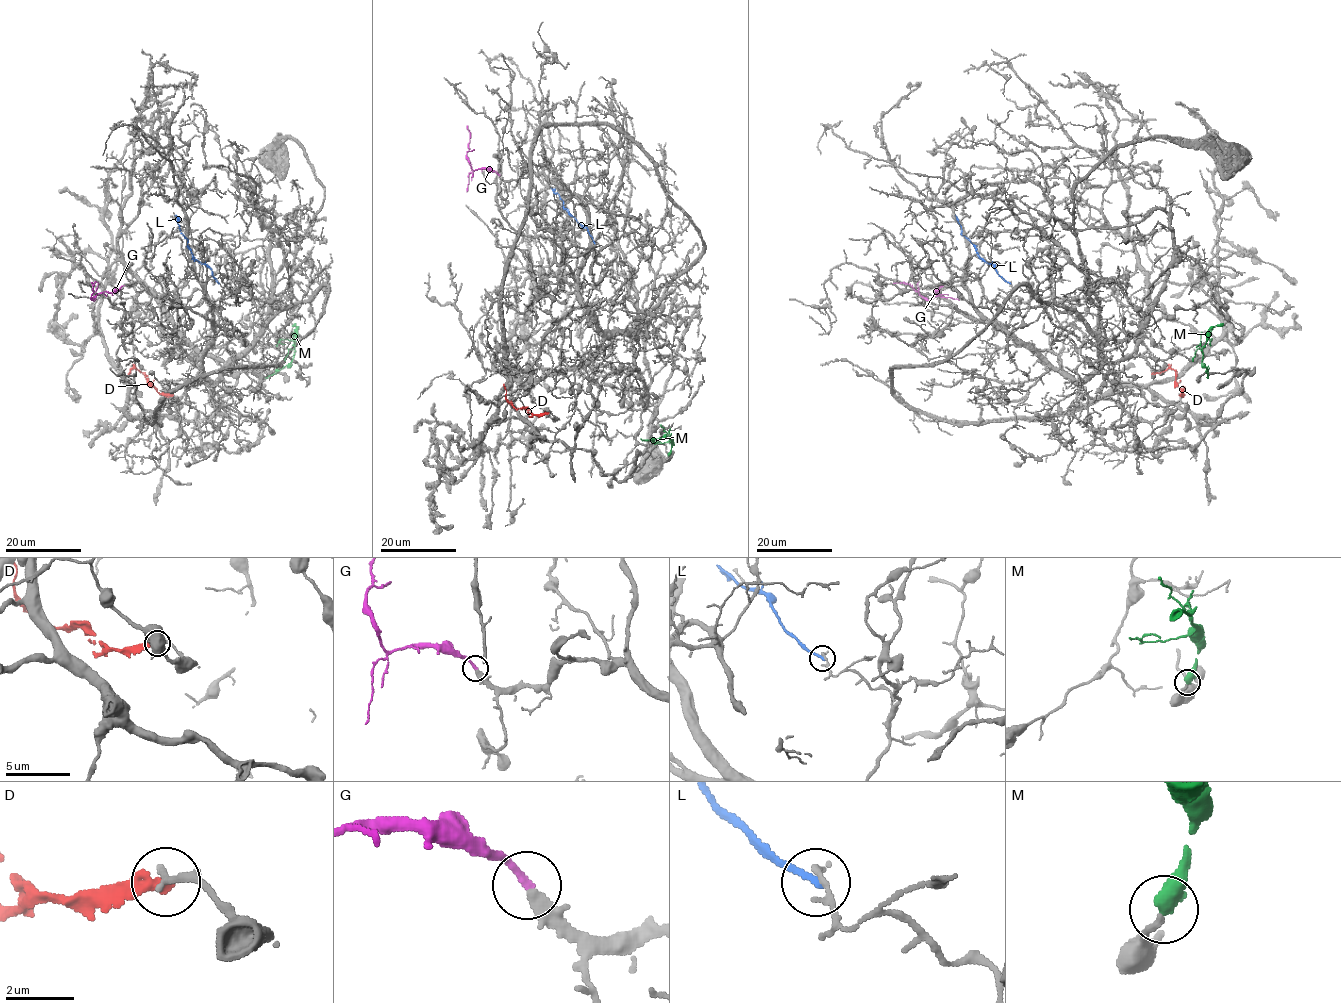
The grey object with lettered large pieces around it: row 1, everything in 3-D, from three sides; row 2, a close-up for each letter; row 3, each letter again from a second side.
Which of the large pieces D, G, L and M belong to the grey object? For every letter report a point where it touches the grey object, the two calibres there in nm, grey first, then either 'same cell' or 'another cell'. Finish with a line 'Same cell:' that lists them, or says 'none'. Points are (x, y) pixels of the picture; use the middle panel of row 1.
D: (547, 413) | 240/400 nm | another cell
G: (498, 175) | 300/200 nm | same cell
L: (594, 242) | 140/200 nm | another cell
M: (668, 455) | 200/550 nm | same cell
Same cell: G, M

